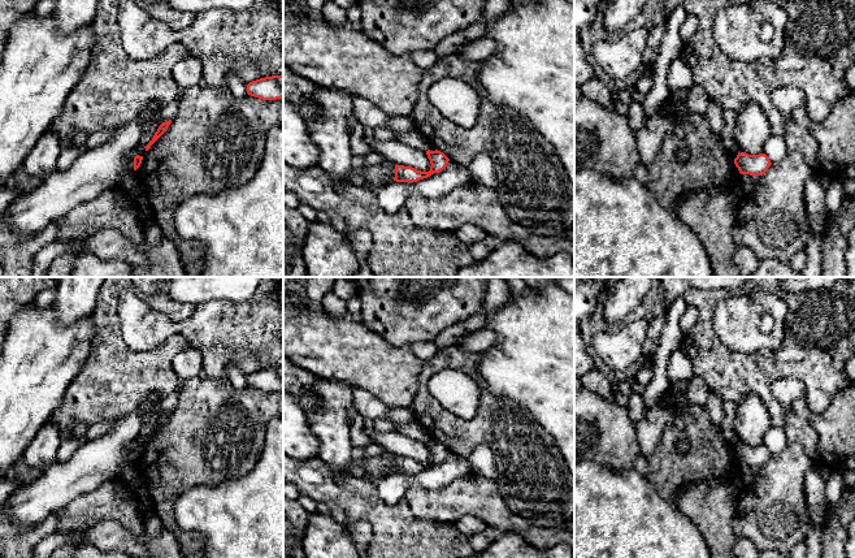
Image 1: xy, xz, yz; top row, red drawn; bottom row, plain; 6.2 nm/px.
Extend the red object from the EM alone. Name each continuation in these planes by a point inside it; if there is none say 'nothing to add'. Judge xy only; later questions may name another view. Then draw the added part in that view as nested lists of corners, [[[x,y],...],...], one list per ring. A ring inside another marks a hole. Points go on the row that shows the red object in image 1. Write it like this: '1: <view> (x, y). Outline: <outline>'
nothing to add

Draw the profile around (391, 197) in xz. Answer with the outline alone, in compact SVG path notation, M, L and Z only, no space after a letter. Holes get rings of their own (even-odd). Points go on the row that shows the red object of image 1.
M448 161L447 166L417 182L390 182L376 189L379 207L386 213L395 213L404 207L411 194L437 199L456 187L473 183L468 166Z

